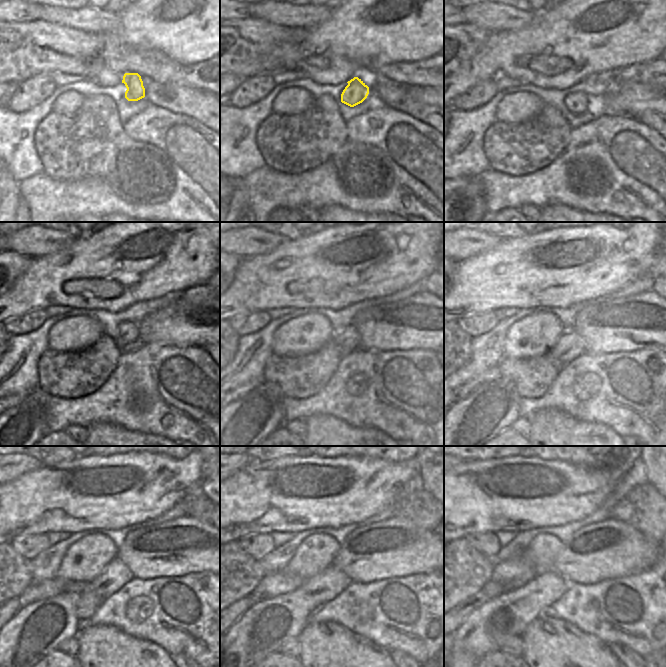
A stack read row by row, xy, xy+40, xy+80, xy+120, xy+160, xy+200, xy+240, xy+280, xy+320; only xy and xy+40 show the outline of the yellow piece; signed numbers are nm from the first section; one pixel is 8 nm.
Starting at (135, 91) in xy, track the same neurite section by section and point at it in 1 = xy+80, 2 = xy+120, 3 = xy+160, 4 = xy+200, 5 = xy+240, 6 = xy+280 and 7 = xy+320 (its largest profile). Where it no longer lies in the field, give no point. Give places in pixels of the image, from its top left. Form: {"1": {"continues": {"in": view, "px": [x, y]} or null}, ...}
{"1": {"continues": {"in": "xy+80", "px": [576, 102]}}, "2": {"continues": {"in": "xy+120", "px": [128, 330]}}, "3": {"continues": {"in": "xy+160", "px": [348, 341]}}, "4": {"continues": {"in": "xy+200", "px": [570, 345]}}, "5": {"continues": {"in": "xy+240", "px": [117, 574]}}, "6": {"continues": {"in": "xy+280", "px": [269, 623]}}, "7": {"continues": {"in": "xy+320", "px": [487, 628]}}}

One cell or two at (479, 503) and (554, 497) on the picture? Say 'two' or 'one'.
one

